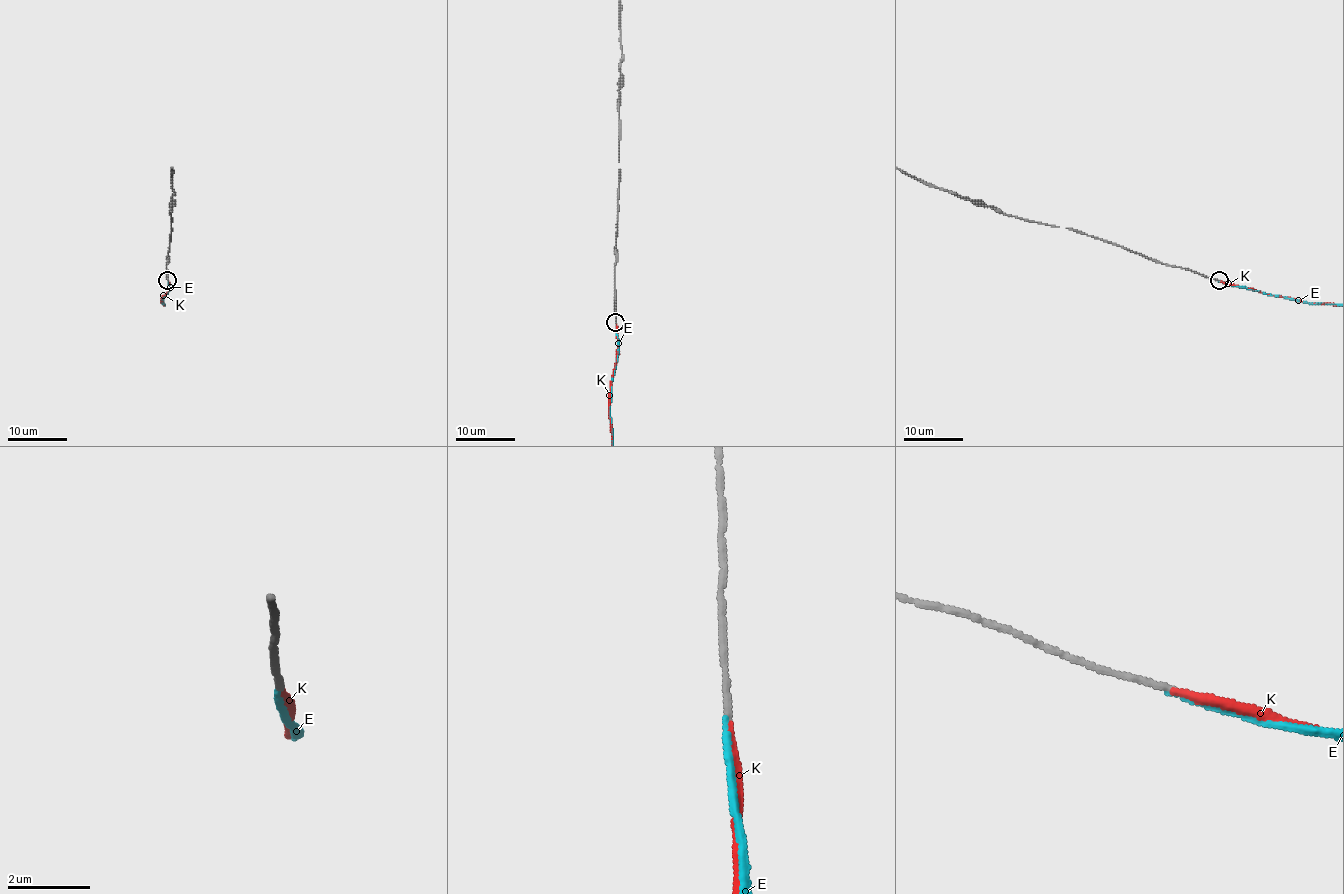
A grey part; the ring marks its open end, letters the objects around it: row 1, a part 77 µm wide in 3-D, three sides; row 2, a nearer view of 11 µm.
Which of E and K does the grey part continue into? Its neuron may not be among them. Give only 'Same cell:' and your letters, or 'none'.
Same cell: K

